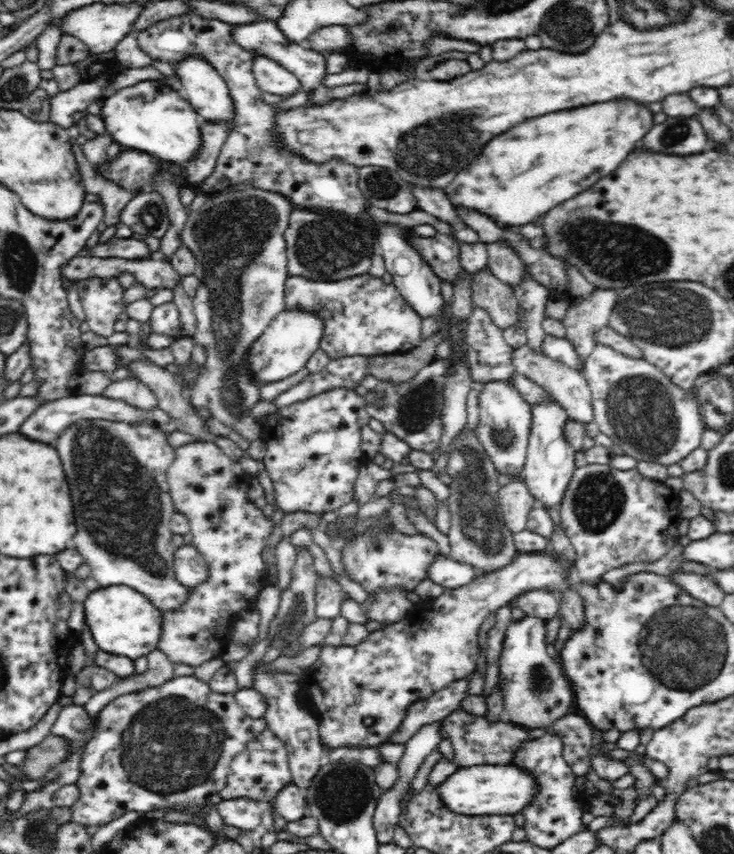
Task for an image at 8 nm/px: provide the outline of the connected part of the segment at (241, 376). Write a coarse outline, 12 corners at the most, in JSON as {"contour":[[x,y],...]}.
{"contour":[[280,191],[208,199],[180,231],[200,279],[190,403],[249,442],[247,347],[284,312]]}

